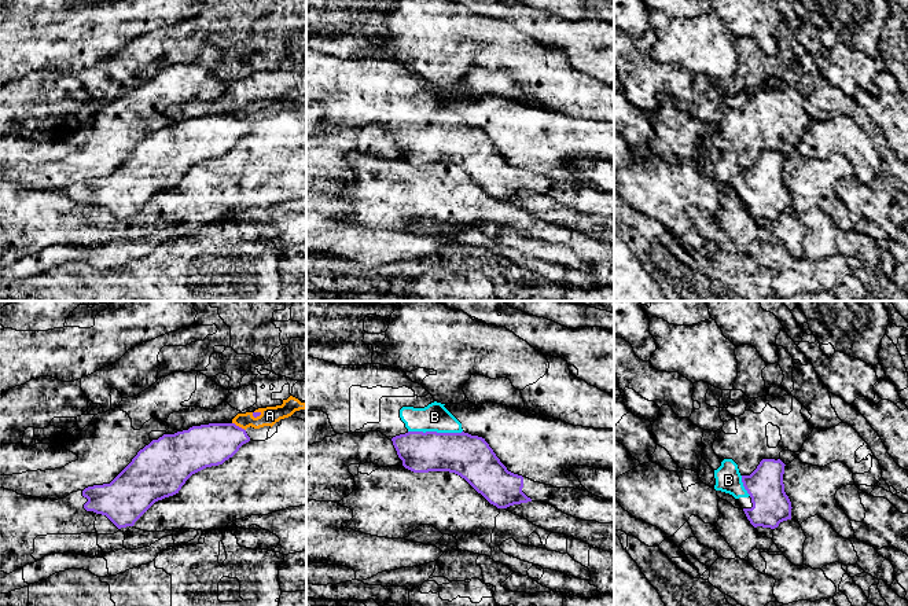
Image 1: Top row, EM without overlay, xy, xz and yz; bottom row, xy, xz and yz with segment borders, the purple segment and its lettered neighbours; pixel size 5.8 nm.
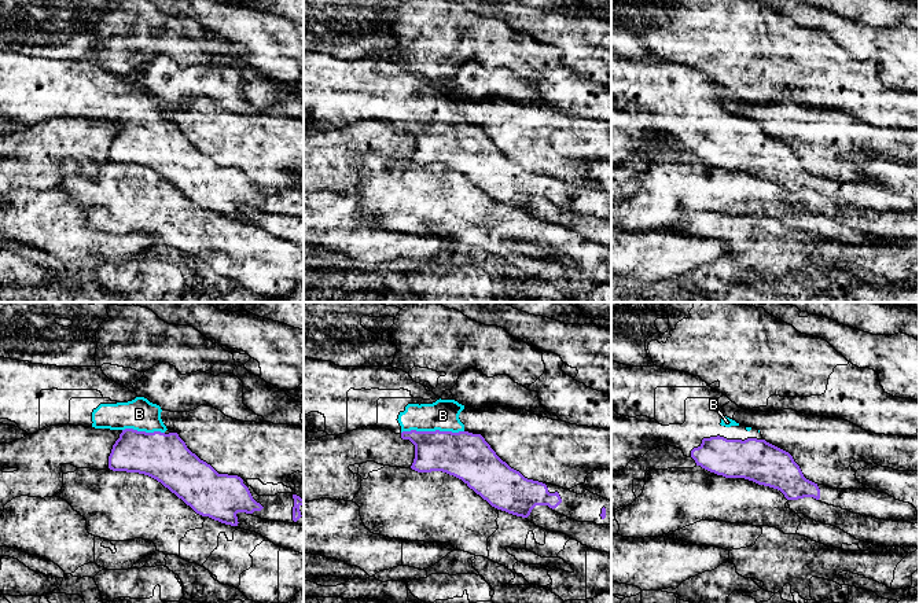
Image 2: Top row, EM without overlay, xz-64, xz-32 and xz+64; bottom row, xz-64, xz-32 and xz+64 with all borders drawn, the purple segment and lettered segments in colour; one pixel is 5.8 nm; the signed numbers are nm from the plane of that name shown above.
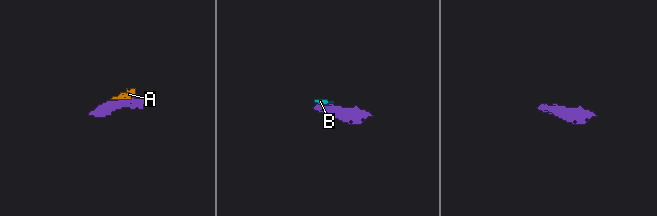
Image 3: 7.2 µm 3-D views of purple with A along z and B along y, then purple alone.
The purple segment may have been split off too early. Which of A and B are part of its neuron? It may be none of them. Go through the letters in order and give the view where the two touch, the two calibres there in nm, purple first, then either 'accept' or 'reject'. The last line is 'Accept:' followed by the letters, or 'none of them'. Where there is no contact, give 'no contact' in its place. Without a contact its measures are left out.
A: xy | 240/110 nm | reject
B: xz | 260/160 nm | accept
Accept: B

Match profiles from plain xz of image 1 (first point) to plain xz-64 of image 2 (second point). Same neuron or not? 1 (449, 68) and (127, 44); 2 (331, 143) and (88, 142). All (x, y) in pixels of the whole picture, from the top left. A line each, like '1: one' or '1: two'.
1: one
2: one

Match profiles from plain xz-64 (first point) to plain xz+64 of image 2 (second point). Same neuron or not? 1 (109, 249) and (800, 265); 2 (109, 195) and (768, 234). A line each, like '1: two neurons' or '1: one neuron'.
1: two neurons
2: two neurons

